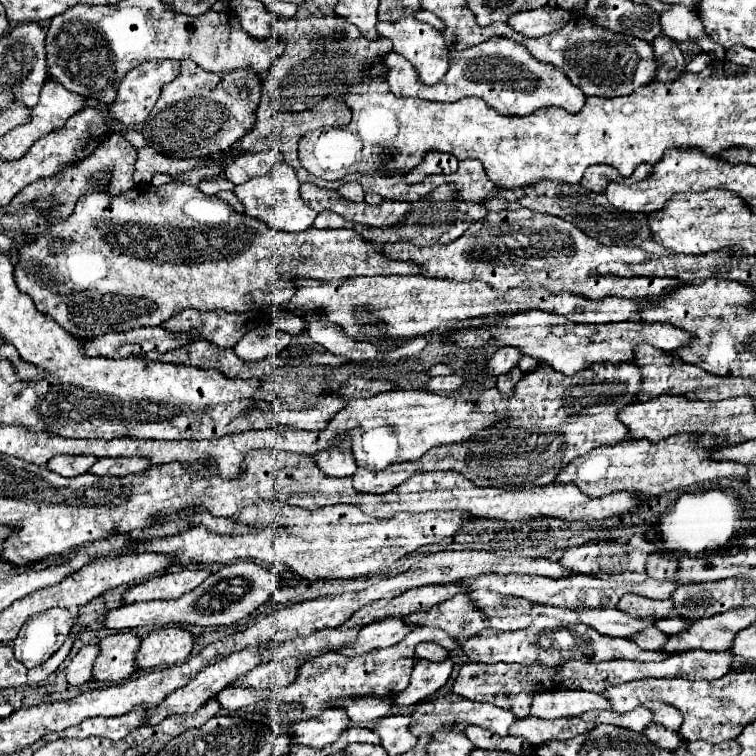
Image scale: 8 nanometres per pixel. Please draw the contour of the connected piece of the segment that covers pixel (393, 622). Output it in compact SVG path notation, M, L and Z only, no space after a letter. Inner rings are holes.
M386 617L382 621L362 627L358 639L352 645L338 649L338 653L352 657L352 655L360 655L362 651L372 651L376 647L390 647L392 643L402 641L406 633L410 633L414 627L416 625L408 625L404 617Z

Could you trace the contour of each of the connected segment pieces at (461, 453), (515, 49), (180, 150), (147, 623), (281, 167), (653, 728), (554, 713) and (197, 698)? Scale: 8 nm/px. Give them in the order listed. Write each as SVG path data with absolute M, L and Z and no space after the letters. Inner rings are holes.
M540 363L536 371L530 371L530 373L526 373L526 375L520 379L520 383L514 387L516 391L514 391L510 397L500 395L500 391L498 391L496 387L494 387L494 389L486 389L486 391L482 391L480 401L478 401L480 411L508 411L508 413L510 413L510 417L508 417L504 423L500 423L500 425L496 425L496 427L486 427L486 429L484 429L484 431L480 431L478 435L474 435L474 437L470 437L470 439L466 439L466 441L460 441L460 443L456 443L456 445L438 445L438 447L432 447L432 449L423 455L423 457L416 460L418 461L418 471L416 471L414 475L424 472L453 470L464 473L464 475L466 475L466 479L472 479L478 487L528 489L528 487L548 485L548 483L552 483L552 481L556 479L556 475L560 473L560 467L564 467L564 465L572 463L576 457L582 457L582 455L586 455L588 451L592 451L592 449L596 449L596 447L600 447L600 445L618 445L618 443L622 443L622 441L628 437L628 433L630 433L630 431L628 431L628 427L626 427L624 423L620 423L620 419L618 419L618 411L620 411L622 407L632 405L632 403L636 403L636 401L638 401L638 391L640 391L640 387L642 387L642 385L640 385L640 369L638 369L638 365L636 365L636 363L624 363L624 365L610 365L610 363L602 363L602 365L592 365L592 367L588 367L588 369L580 371L580 373L572 375L572 377L568 377L568 375L560 375L558 371L554 371L552 367L548 367L548 363Z
M490 37L488 41L480 43L480 45L474 45L474 47L468 47L464 51L450 51L450 69L448 73L444 75L444 79L438 83L438 85L425 85L420 82L418 73L402 55L398 53L388 53L384 57L384 63L388 67L388 75L386 75L386 83L390 87L390 91L396 95L396 97L419 97L429 101L438 102L456 102L458 99L464 99L464 97L480 97L484 99L492 109L496 109L500 115L528 115L532 113L534 109L538 107L562 107L566 109L568 113L576 113L584 107L584 93L570 83L568 77L564 77L564 73L548 63L540 63L536 61L524 45L520 43L514 43L510 39L504 39L504 37Z
M190 59L182 61L180 75L162 87L156 107L148 115L142 135L148 147L172 159L206 157L230 149L238 139L252 131L260 103L260 75L250 69L208 73Z
M238 561L224 565L220 571L212 573L200 587L182 595L176 601L150 601L150 603L132 603L112 609L106 615L106 627L110 629L132 629L132 627L164 627L168 623L192 623L192 625L232 625L262 603L266 603L274 591L282 589L282 583L276 579L270 567L258 565L254 561Z
M278 163L266 175L250 179L242 185L236 185L234 193L244 203L244 209L246 209L244 213L248 217L266 221L270 227L280 229L280 231L304 231L304 229L312 227L318 213L302 201L298 187L300 187L300 181L296 179L296 173L292 171L292 167L288 167L286 163Z
M652 723L644 729L644 735L648 739L652 739L660 749L666 749L666 751L674 751L676 747L680 747L684 743L684 739L676 733L676 731L668 731L664 727L660 727L658 723Z
M556 689L536 693L530 705L530 715L540 719L580 717L582 713L592 709L612 709L612 703L608 703L608 699L602 693Z
M252 647L252 649L248 649L248 651L232 653L232 655L224 657L224 659L220 659L218 663L204 667L204 669L200 671L200 675L196 675L188 685L176 689L176 691L170 693L160 705L152 707L152 709L148 711L148 719L144 719L144 725L156 725L156 723L160 723L164 717L174 715L174 713L192 713L192 711L200 709L200 707L202 707L210 697L214 697L220 689L224 689L226 685L234 683L238 677L242 677L244 673L248 673L250 669L254 669L256 665L260 665L260 655L258 655L258 647Z

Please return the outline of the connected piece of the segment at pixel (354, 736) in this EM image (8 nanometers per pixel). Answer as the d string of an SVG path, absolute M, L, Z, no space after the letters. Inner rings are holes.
M350 725L344 735L332 745L332 747L346 747L350 743L380 743L380 737L372 731L372 729L364 729L364 727L356 727L356 725Z

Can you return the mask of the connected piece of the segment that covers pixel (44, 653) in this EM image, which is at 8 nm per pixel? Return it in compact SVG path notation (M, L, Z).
M48 609L32 615L14 639L14 655L24 667L44 663L60 649L70 627L76 623L76 611Z

